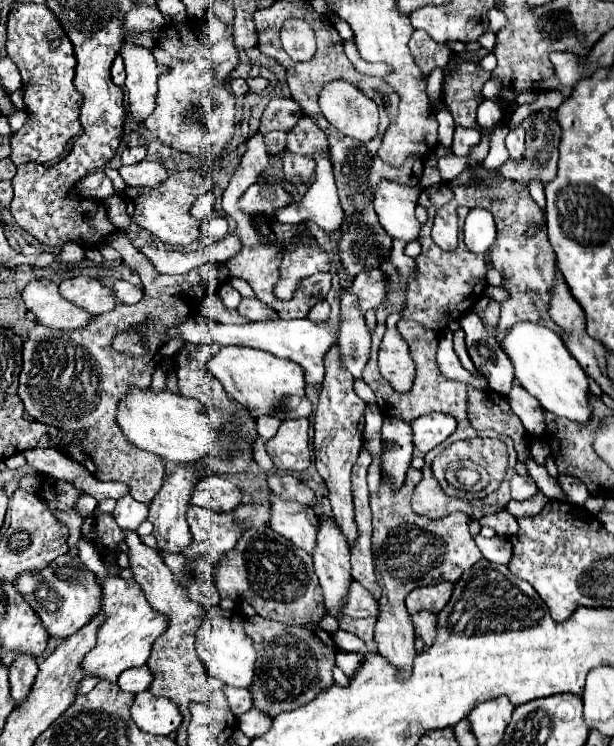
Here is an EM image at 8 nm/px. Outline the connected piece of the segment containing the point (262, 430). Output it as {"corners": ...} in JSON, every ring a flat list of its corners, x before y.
{"corners":[[264,416,264,418,256,420,256,428,258,428,258,434,264,438,264,440,268,441,278,432,280,420,278,420,278,418,268,418,268,416]]}

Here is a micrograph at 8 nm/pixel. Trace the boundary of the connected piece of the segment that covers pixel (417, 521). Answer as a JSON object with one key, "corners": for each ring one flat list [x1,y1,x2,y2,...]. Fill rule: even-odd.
{"corners":[[408,468,404,484,394,490,388,474,382,476,380,488,374,496,370,496,372,508,372,550,374,550,374,568,376,578,382,588,380,598,380,616,376,622,374,640,378,644,378,652,384,658,392,660,396,668,402,668,408,674,412,666,414,650,414,628,410,622,410,614,404,606,404,598,422,586,434,586,440,582,456,582,464,570,482,560,482,552,474,544,468,532,468,516,464,512,452,512,442,518,428,518,416,514,410,506,410,498,414,486,422,480,422,472]]}

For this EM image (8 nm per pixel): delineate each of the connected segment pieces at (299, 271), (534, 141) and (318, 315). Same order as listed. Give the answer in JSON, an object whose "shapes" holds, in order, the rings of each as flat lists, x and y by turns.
{"shapes":[[[292,246,284,252,280,264,280,280,276,284,276,298,290,300,300,286,300,282,316,272,326,272,330,268,328,254,318,248]],[[524,120,526,128,526,152,520,160,508,160,500,166,500,172,528,186,532,180,540,180,546,186,552,178,556,178,558,166,558,142,560,142,560,126,556,120]],[[326,300,314,304,312,310,310,310,310,314,308,314,308,318,312,318,314,322,322,322,324,318,330,318,330,304]]]}

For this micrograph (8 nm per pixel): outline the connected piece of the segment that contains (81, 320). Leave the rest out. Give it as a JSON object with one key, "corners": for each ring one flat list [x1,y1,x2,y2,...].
{"corners":[[32,280,22,290,26,310,34,314,36,322,56,330,74,330,86,326,90,314,72,302,60,298,58,286,50,280]]}

